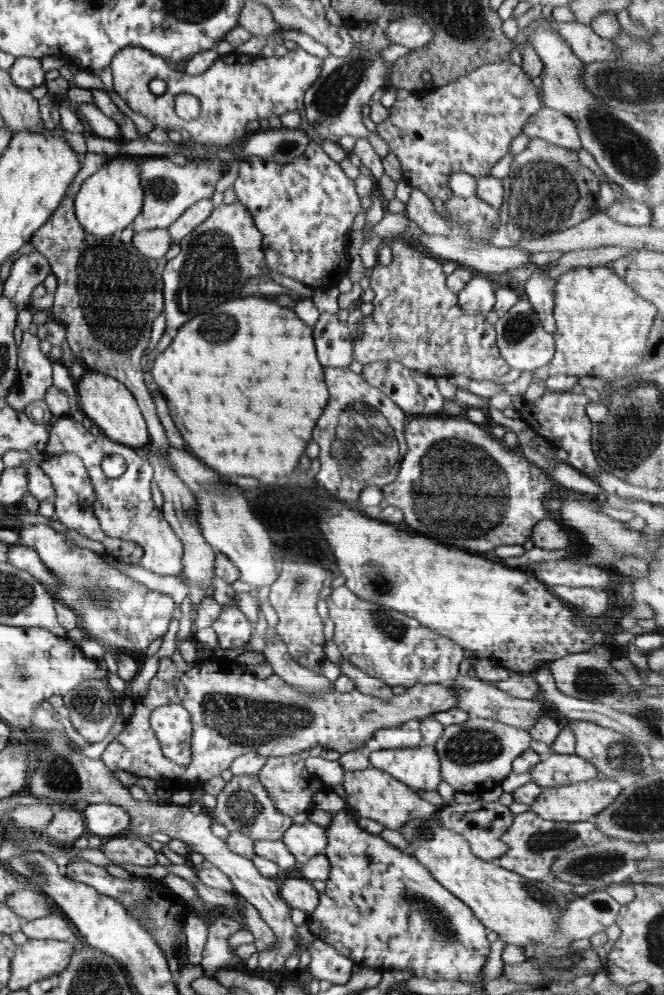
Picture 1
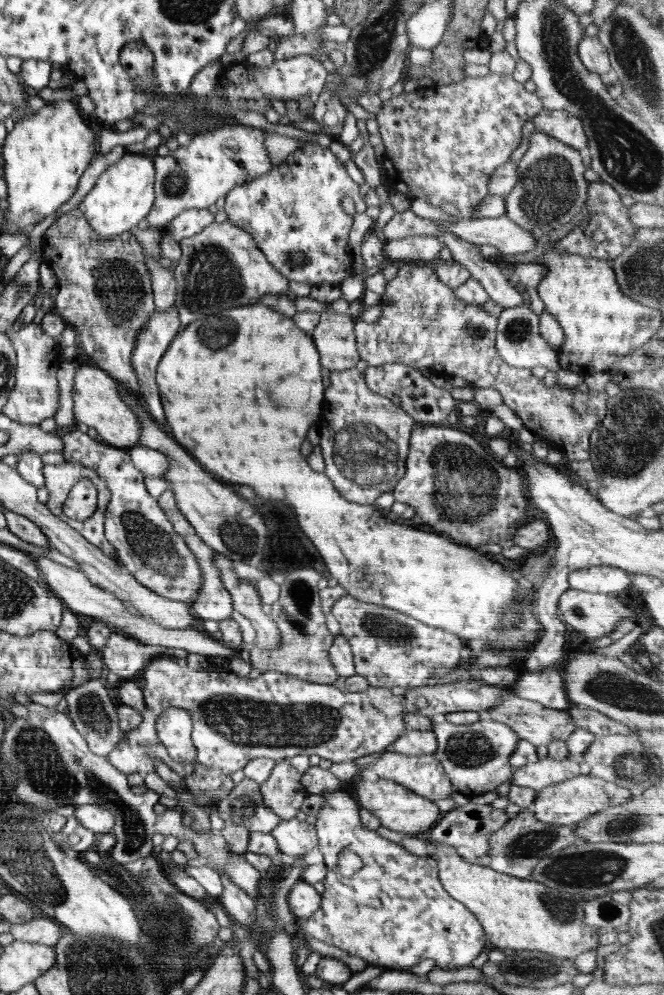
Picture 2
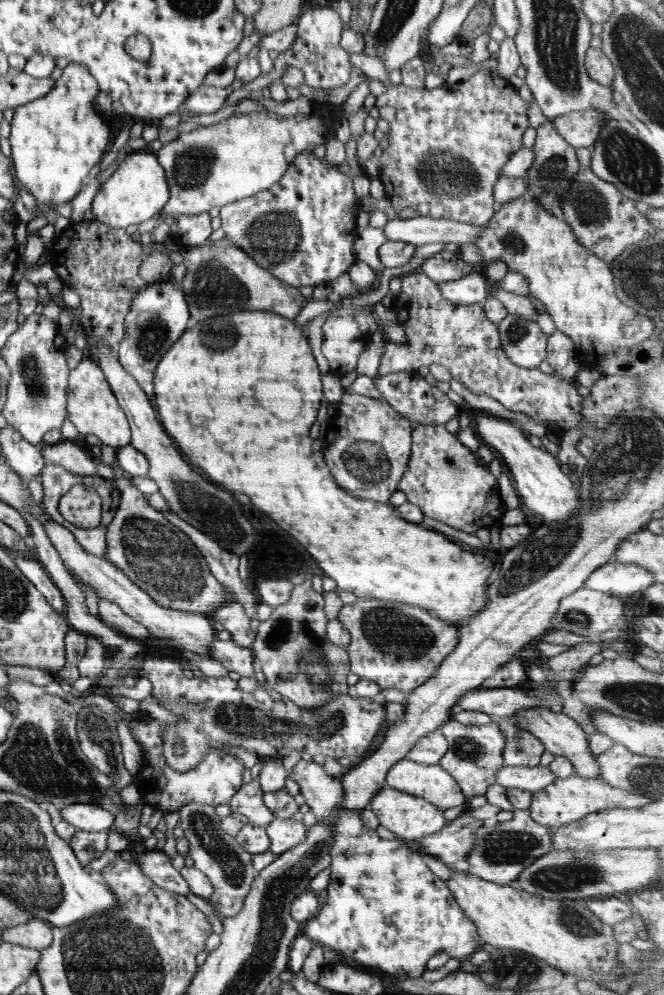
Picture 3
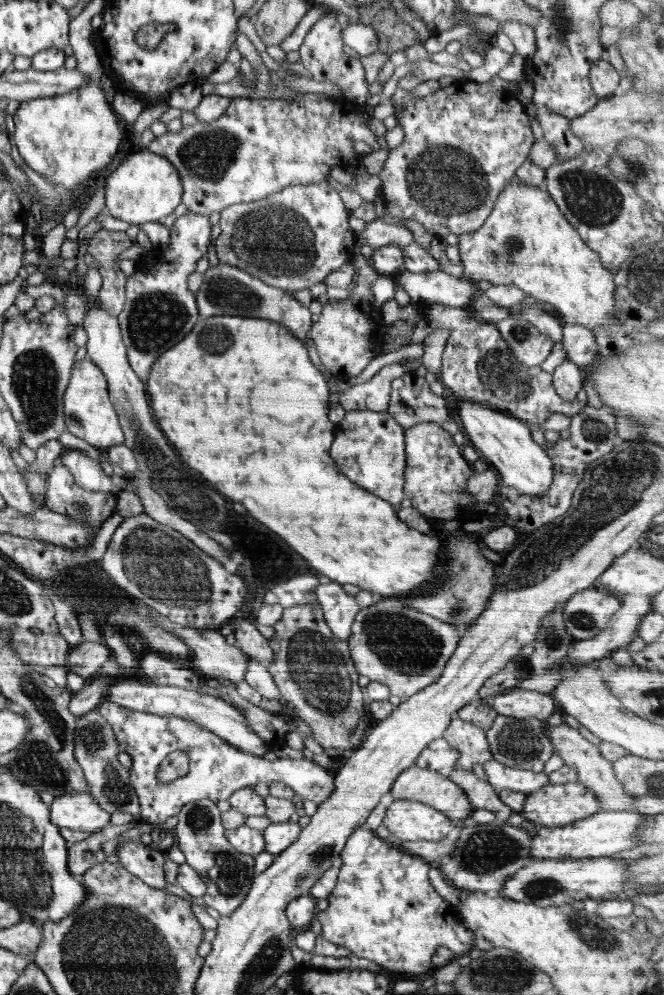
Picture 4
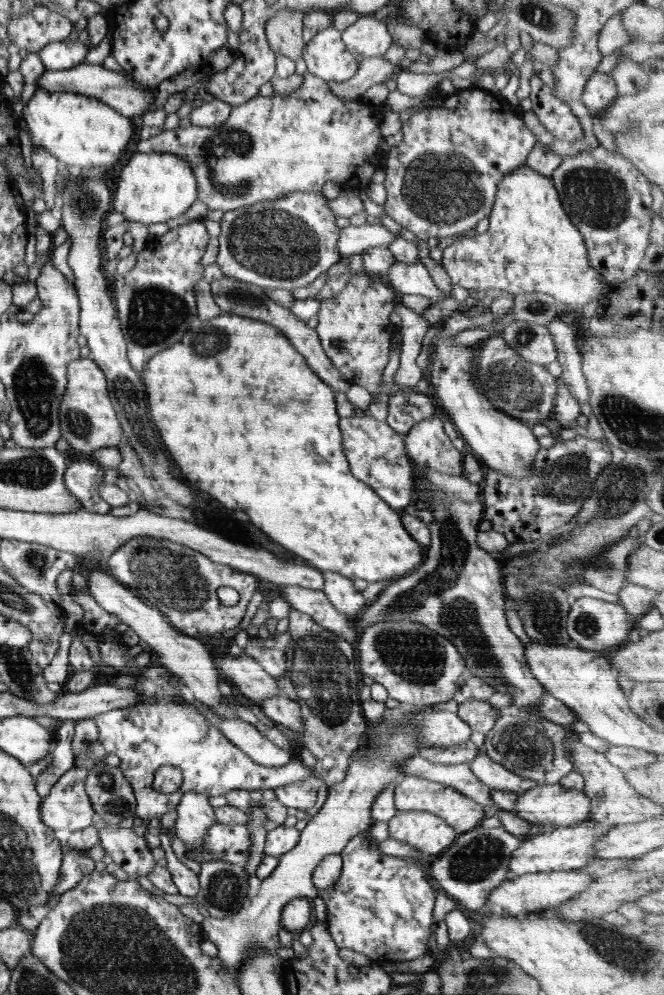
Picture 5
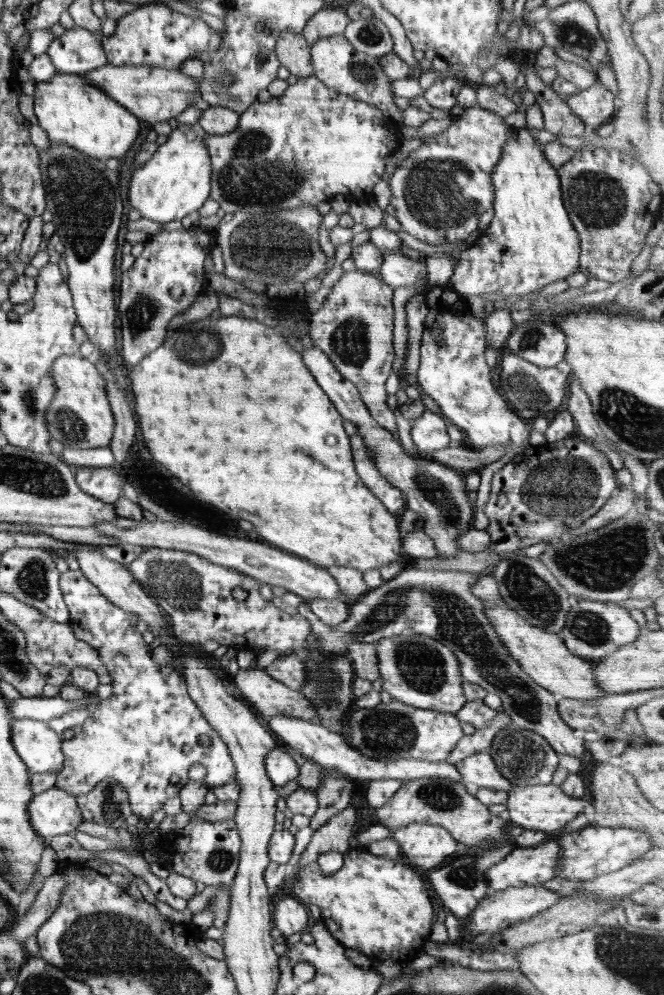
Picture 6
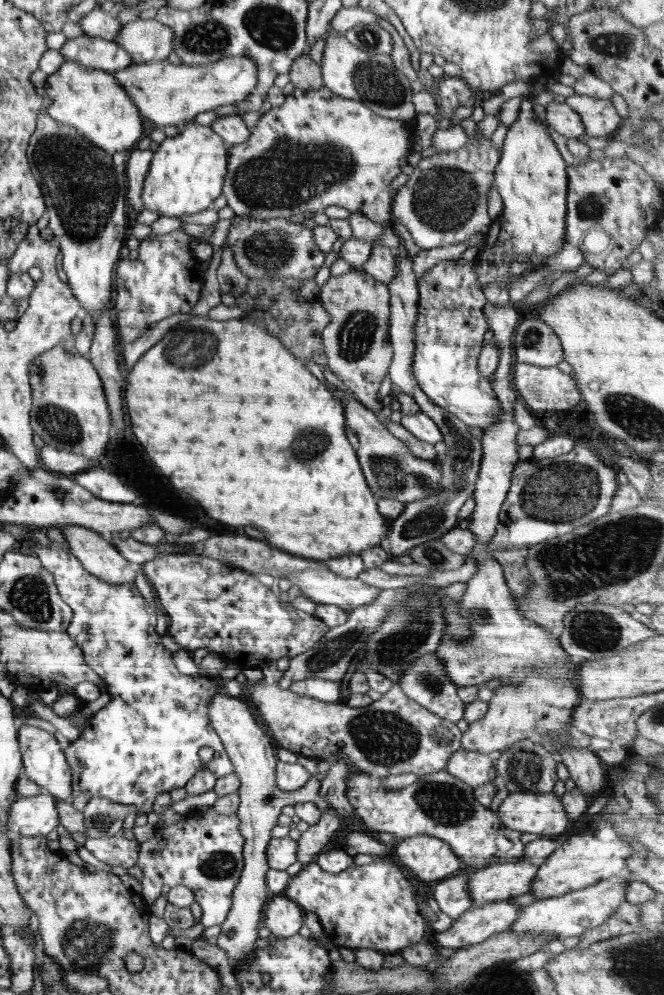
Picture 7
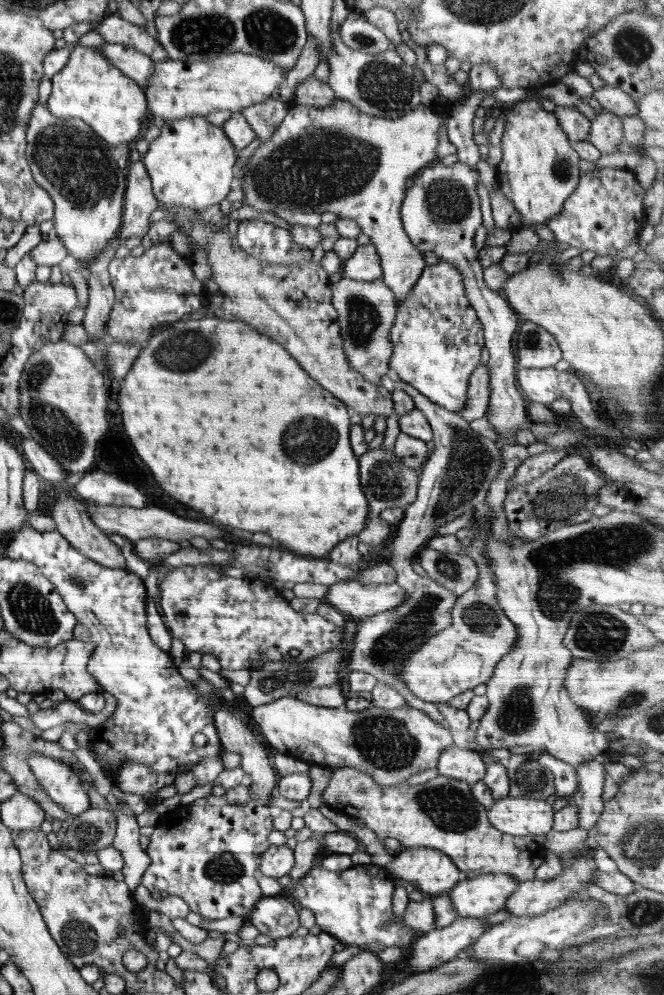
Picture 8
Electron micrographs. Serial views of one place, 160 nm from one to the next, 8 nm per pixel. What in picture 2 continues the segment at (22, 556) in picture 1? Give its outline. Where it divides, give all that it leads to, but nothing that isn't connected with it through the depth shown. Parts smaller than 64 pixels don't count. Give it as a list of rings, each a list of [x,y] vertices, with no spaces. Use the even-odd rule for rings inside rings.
[[[42,556],[34,557],[34,559],[42,582],[45,582],[53,594],[76,614],[88,615],[94,620],[104,621],[112,628],[116,626],[114,630],[136,639],[144,645],[160,645],[172,650],[182,649],[188,654],[199,654],[206,658],[220,656],[220,658],[227,658],[228,661],[239,656],[240,650],[230,649],[228,646],[224,646],[220,640],[212,640],[206,632],[202,633],[194,629],[167,629],[149,620],[146,616],[142,616],[142,614],[134,615],[112,593],[93,585],[88,580],[86,573],[80,569],[66,567]]]

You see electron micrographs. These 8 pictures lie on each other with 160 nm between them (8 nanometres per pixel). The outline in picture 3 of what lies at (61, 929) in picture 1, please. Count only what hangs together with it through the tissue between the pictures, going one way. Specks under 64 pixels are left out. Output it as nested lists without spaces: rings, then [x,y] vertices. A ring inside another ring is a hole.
[[[35,918],[19,926],[2,930],[1,937],[4,942],[41,951],[53,941],[52,928],[54,927],[50,923]]]

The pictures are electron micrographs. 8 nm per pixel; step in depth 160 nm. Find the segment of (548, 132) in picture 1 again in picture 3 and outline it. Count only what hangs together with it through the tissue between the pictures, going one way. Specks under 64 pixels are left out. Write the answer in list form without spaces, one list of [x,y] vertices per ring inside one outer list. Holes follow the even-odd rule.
[[[596,108],[572,111],[550,120],[563,139],[578,148],[592,148],[604,124],[604,115]]]

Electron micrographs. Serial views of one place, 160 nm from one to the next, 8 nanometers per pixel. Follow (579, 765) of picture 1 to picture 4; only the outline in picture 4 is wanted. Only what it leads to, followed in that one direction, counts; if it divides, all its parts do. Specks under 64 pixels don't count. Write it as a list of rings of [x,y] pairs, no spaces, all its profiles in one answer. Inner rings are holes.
[[[496,759],[486,761],[483,768],[488,777],[488,783],[494,788],[510,789],[523,792],[525,795],[536,792],[539,788],[549,784],[549,775],[544,771],[532,771],[512,768],[498,762]]]

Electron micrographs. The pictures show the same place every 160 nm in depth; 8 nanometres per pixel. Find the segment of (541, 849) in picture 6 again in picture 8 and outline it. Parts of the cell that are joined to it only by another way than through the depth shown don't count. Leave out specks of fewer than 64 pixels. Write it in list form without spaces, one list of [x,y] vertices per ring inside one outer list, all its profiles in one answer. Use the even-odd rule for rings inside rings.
[[[482,874],[458,882],[448,894],[458,918],[486,919],[504,909],[519,882],[506,874]]]

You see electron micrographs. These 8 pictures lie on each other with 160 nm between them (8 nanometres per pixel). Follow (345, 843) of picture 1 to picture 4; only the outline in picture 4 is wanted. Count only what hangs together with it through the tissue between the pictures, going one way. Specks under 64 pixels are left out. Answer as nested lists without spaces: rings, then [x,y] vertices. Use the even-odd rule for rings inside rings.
[[[104,701],[97,710],[111,724],[119,749],[132,757],[129,769],[131,785],[139,798],[140,821],[154,826],[164,823],[170,816],[177,816],[185,804],[208,798],[215,803],[229,800],[237,791],[252,787],[259,782],[270,784],[283,782],[306,800],[312,800],[320,806],[335,791],[335,775],[313,760],[296,758],[296,754],[282,751],[276,761],[268,761],[240,750],[228,744],[208,729],[196,722],[182,717],[148,714],[139,710],[128,709],[116,702]],[[175,750],[183,750],[189,756],[189,771],[182,777],[169,783],[163,783],[157,772],[160,763]],[[362,826],[354,830],[354,832],[347,838],[346,845],[341,853],[341,867],[340,874],[338,874],[338,882],[334,891],[328,896],[328,907],[326,910],[319,912],[316,915],[317,920],[321,925],[321,935],[332,944],[337,944],[341,948],[347,948],[351,954],[354,954],[360,958],[367,958],[376,962],[380,966],[391,972],[401,972],[406,974],[422,974],[428,972],[434,968],[432,964],[432,956],[434,956],[435,950],[439,946],[444,946],[451,950],[456,956],[461,954],[468,954],[468,952],[474,947],[474,934],[468,930],[465,924],[459,919],[457,908],[451,907],[450,904],[446,904],[444,898],[440,898],[440,894],[435,892],[432,884],[429,880],[429,871],[431,866],[424,862],[421,857],[410,855],[406,852],[402,852],[396,847],[392,847],[387,841],[378,838],[371,829],[366,826]]]

